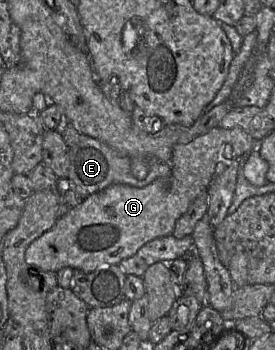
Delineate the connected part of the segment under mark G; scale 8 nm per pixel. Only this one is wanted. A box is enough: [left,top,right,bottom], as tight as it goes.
[25,126,257,273]

